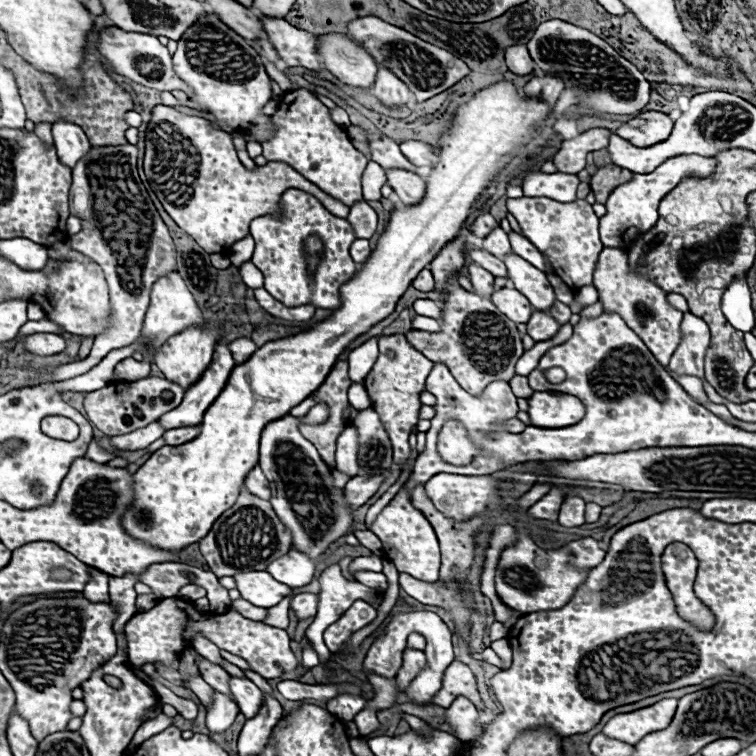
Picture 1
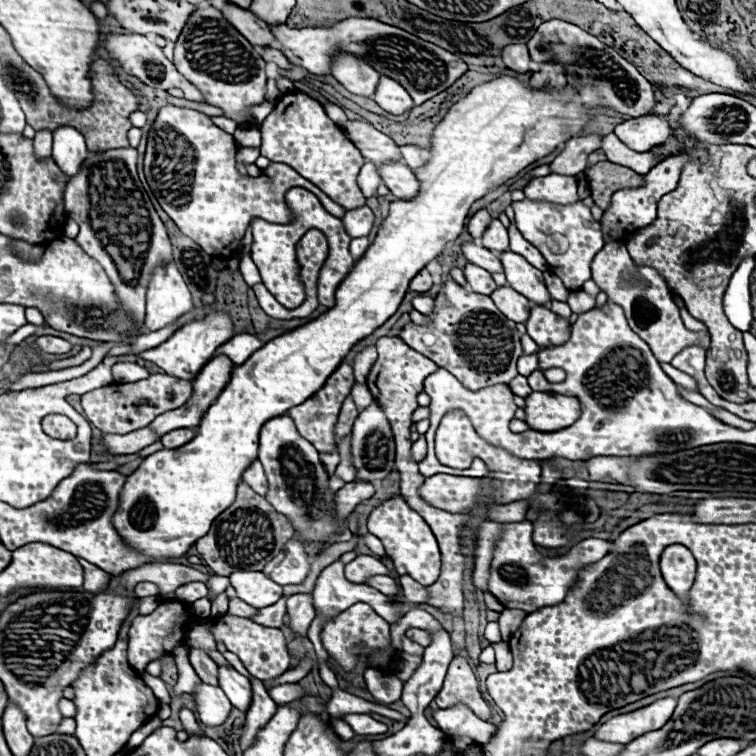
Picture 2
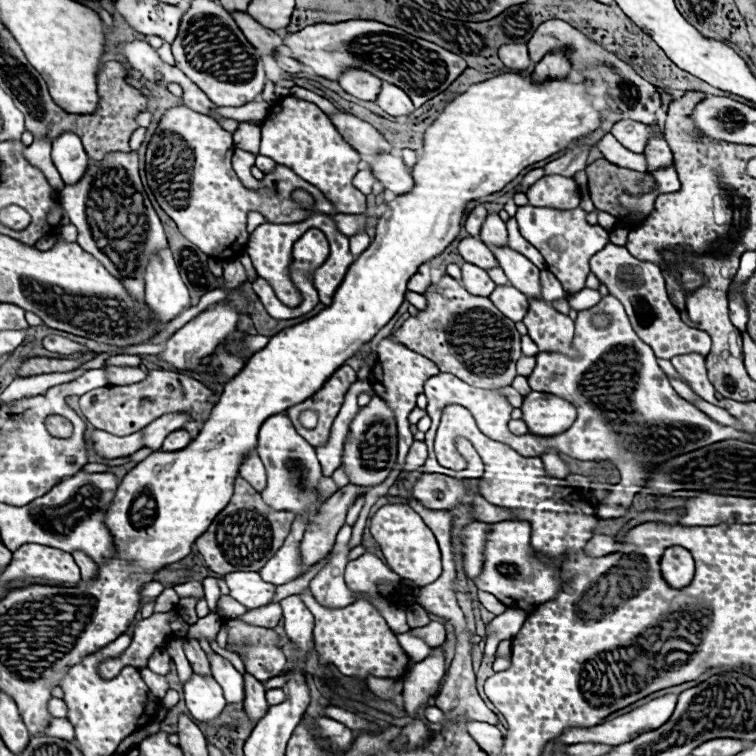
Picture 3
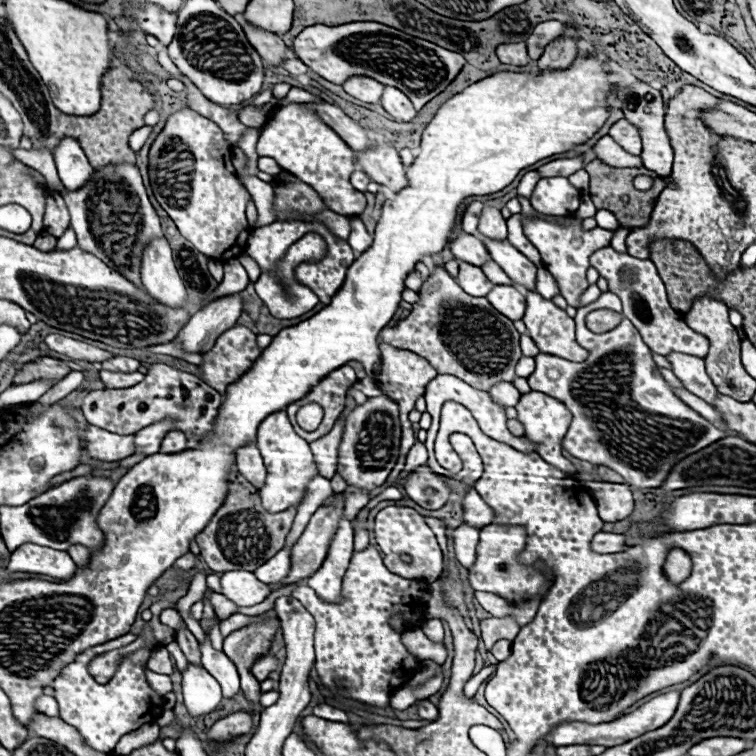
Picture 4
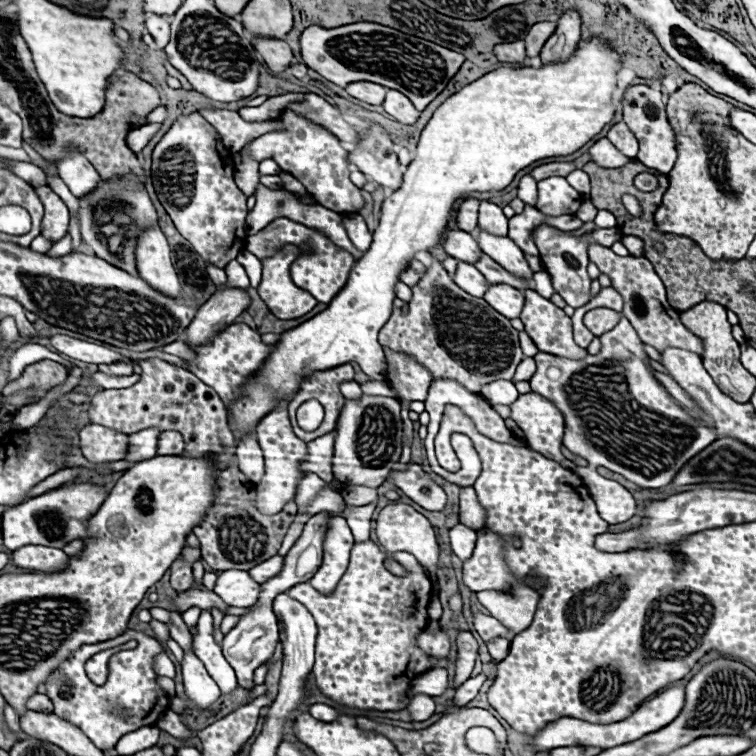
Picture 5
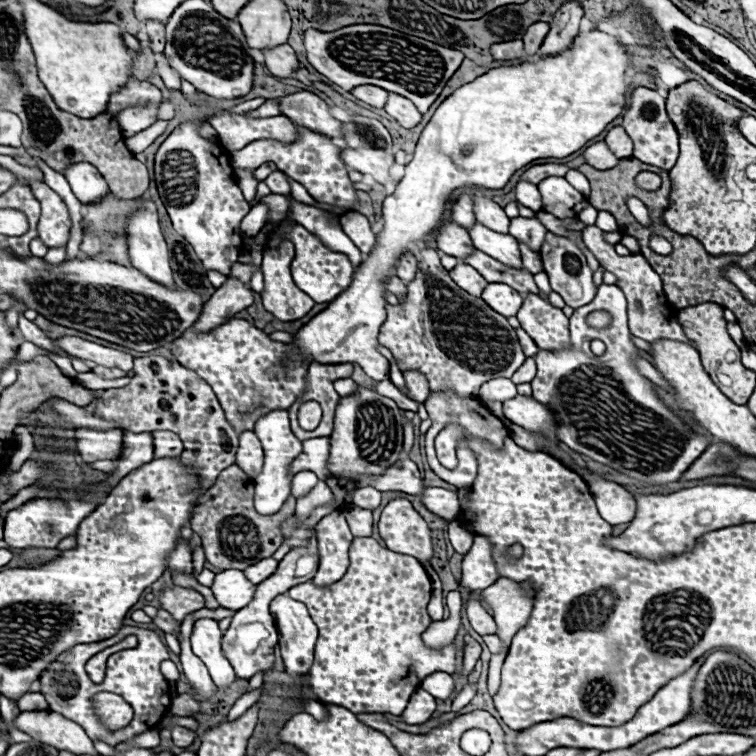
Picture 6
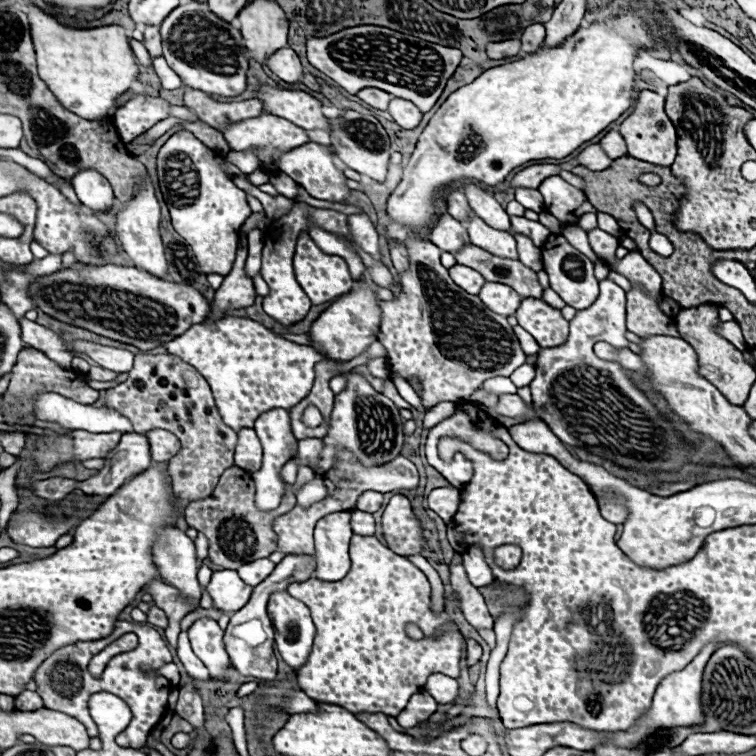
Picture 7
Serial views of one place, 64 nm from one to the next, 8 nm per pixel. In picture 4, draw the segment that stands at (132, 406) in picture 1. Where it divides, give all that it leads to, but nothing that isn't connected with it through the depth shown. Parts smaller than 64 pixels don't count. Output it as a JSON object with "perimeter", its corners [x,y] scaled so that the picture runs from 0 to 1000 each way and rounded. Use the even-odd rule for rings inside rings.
{"perimeter":[[[198,481],[188,505],[172,513],[138,513],[119,519],[108,532],[108,545],[122,563],[153,571],[153,574],[180,574],[183,569],[214,558],[220,553],[230,556],[230,566],[246,574],[249,593],[262,593],[265,582],[280,569],[288,550],[294,524],[267,505],[262,497],[233,489],[222,481]]]}

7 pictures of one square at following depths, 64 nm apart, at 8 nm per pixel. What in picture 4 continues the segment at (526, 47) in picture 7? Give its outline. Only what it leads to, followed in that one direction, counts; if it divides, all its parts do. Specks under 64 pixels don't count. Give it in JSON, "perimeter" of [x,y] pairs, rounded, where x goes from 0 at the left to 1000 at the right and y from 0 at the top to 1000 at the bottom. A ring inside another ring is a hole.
{"perimeter":[[[725,26],[725,29],[709,32],[706,40],[704,40],[704,45],[696,53],[696,58],[698,58],[698,74],[704,79],[712,79],[717,74],[720,63],[730,53],[735,53],[743,45],[743,40],[746,40],[746,32],[738,29],[738,26]]]}

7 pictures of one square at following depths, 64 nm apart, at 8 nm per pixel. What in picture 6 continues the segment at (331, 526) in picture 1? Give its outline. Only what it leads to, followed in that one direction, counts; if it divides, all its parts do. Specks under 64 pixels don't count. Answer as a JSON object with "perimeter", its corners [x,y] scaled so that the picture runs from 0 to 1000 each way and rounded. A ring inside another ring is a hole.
{"perimeter":[[[365,542],[344,550],[336,563],[339,577],[344,579],[349,590],[349,619],[344,630],[339,630],[339,656],[336,656],[336,669],[344,680],[362,680],[370,675],[376,661],[384,656],[384,638],[386,632],[381,630],[381,614],[399,598],[399,585],[386,574],[384,569],[384,556],[378,542]]]}

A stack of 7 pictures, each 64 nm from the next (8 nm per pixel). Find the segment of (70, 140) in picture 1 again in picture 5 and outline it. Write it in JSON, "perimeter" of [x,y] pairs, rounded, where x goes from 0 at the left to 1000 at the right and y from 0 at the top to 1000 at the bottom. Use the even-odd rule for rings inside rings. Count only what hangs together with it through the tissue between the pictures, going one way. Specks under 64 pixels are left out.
{"perimeter":[[[93,201],[85,212],[79,212],[77,230],[87,241],[93,254],[103,262],[116,259],[116,254],[122,254],[122,249],[127,249],[127,243],[132,243],[135,238],[127,222],[116,212],[111,212],[106,201]]]}

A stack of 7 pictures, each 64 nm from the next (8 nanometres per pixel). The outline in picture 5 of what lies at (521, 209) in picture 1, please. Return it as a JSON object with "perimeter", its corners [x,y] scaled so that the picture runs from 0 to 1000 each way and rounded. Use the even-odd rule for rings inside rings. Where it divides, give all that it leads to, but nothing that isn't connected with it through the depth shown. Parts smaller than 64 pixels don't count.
{"perimeter":[[[717,296],[714,302],[709,302],[706,307],[709,315],[709,325],[714,331],[714,344],[720,349],[720,357],[728,362],[730,368],[730,378],[733,384],[749,397],[751,405],[757,407],[767,407],[780,397],[780,365],[775,360],[778,352],[778,320],[772,312],[751,312],[743,310],[735,302],[728,302],[722,296]],[[817,302],[788,303],[783,310],[783,317],[794,324],[808,327],[815,317],[820,317],[820,304]]]}

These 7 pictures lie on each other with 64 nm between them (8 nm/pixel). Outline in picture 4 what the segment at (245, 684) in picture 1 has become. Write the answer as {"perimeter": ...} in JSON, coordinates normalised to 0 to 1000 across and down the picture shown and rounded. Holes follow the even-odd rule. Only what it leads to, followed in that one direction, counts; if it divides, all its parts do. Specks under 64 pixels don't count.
{"perimeter":[[[270,836],[272,839],[272,847],[265,852],[265,865],[267,865],[267,881],[291,902],[291,907],[294,907],[294,915],[296,915],[296,923],[307,923],[307,921],[312,921],[312,918],[317,918],[317,899],[315,899],[315,889],[312,889],[312,881],[299,870],[299,865],[296,862],[291,862],[291,860],[286,860],[286,857],[280,857],[280,849],[278,849],[278,844],[275,844],[275,836]]]}

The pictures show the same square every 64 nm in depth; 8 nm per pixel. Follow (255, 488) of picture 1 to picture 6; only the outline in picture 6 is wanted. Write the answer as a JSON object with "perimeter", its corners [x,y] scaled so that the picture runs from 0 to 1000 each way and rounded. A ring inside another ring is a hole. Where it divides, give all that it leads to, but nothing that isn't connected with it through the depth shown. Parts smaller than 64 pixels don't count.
{"perimeter":[[[333,569],[317,574],[317,590],[312,598],[312,614],[331,630],[339,632],[347,624],[347,590]]]}

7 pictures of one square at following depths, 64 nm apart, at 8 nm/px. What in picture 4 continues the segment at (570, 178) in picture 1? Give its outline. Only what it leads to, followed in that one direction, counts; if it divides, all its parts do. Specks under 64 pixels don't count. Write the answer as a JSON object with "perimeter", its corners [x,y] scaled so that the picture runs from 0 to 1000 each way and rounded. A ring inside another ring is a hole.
{"perimeter":[[[746,233],[717,235],[709,243],[701,267],[717,283],[751,286],[767,272],[767,254]]]}

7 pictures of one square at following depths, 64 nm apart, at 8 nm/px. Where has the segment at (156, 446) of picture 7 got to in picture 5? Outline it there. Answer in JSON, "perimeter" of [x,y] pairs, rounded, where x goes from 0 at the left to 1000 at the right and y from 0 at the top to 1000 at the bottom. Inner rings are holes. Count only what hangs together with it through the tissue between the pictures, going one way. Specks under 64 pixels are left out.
{"perimeter":[[[212,571],[209,577],[209,603],[238,603],[243,598],[243,585],[238,571]]]}

